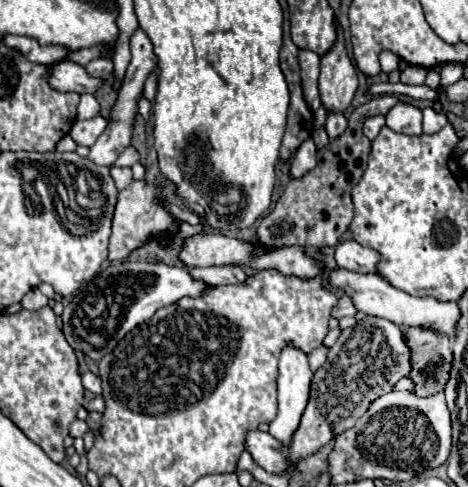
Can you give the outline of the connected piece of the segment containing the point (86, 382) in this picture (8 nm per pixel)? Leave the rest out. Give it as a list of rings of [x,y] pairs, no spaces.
[[[85,372],[81,378],[83,378],[83,386],[85,386],[89,392],[101,396],[101,378],[99,378],[99,376],[95,376],[93,372]]]

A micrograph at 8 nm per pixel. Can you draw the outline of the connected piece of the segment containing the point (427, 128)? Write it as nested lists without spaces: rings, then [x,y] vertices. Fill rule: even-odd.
[[[427,107],[423,111],[423,132],[425,134],[435,134],[449,121],[445,114],[437,113],[434,109]]]

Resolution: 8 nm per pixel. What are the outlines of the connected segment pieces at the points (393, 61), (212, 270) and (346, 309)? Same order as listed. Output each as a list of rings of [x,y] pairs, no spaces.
[[[381,52],[379,54],[379,62],[381,62],[381,70],[385,74],[391,74],[393,70],[399,70],[399,58],[393,52]]]
[[[240,266],[189,268],[189,274],[193,276],[193,280],[201,280],[209,286],[237,284],[237,282],[243,282],[247,278],[247,270]]]
[[[343,292],[343,294],[341,294],[341,298],[339,298],[339,302],[337,302],[337,306],[333,308],[333,318],[355,316],[355,314],[357,314],[357,308],[355,308],[355,304],[353,304],[351,296],[347,296],[347,294]]]

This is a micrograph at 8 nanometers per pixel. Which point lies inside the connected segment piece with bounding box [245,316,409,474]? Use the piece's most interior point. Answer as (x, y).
(367, 360)

